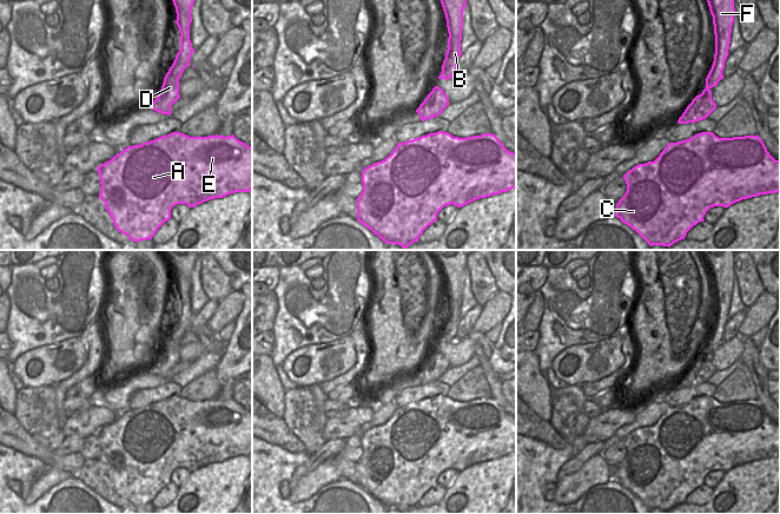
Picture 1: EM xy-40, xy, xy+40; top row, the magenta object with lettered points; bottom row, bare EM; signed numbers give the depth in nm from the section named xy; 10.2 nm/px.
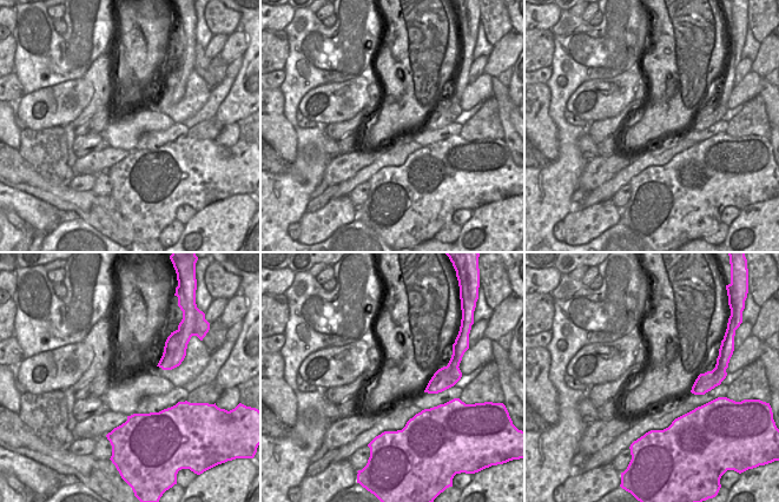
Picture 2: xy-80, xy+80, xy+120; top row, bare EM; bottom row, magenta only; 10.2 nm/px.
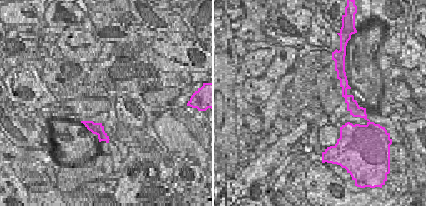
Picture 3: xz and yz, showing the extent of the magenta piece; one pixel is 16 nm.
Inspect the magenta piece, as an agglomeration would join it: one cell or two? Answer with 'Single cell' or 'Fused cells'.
Fused cells

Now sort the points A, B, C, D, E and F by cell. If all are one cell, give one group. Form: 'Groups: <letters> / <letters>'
Groups: A C E / B D F

